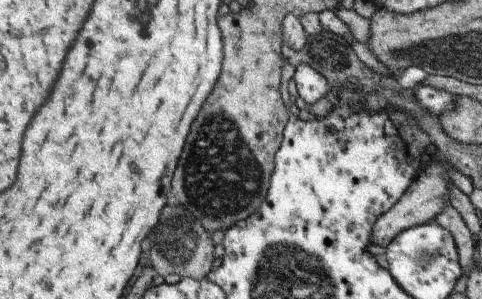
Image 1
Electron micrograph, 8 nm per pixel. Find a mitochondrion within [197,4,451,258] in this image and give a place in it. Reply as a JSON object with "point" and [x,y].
{"point":[332,52]}

